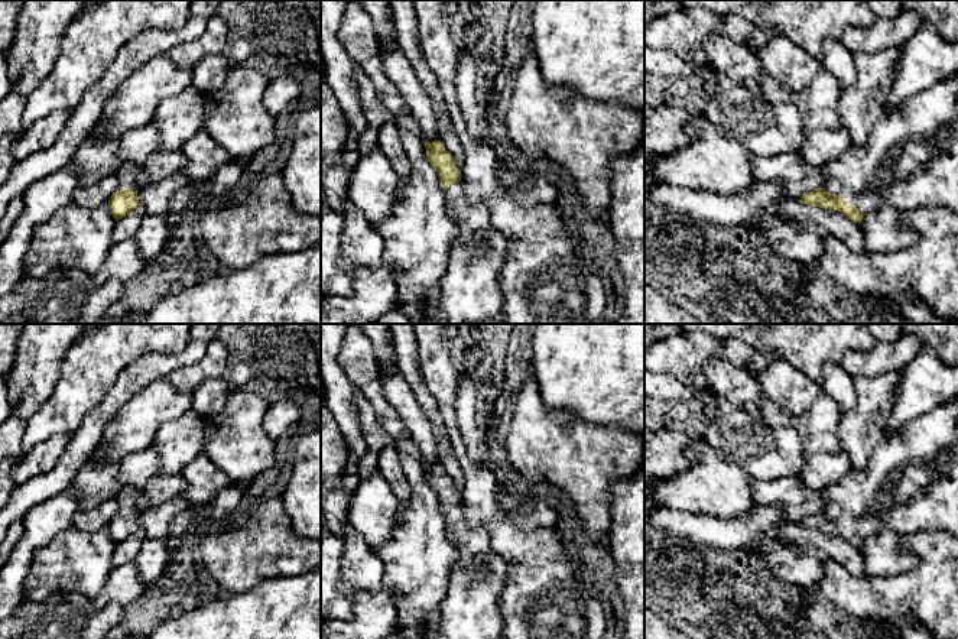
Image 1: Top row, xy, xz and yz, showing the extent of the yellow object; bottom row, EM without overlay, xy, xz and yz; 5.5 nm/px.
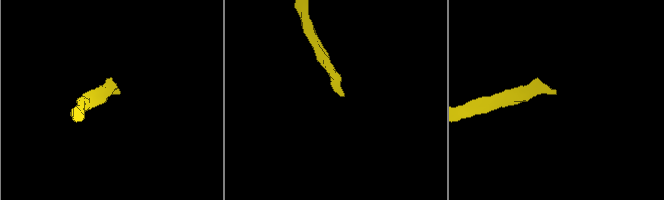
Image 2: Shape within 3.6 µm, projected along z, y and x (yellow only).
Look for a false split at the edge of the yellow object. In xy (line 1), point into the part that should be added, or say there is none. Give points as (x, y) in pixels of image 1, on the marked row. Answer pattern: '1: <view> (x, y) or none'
1: none

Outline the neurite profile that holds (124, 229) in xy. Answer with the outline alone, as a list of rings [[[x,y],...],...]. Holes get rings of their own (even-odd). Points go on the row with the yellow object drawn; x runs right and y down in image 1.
[[[137,205],[124,218],[118,220],[114,226],[111,239],[113,241],[121,241],[134,237],[142,220],[146,217],[143,205]]]

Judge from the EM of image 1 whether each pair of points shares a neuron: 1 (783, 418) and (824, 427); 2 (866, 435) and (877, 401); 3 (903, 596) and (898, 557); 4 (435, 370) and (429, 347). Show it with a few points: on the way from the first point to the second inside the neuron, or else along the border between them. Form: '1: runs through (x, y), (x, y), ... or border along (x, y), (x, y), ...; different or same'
1: runs through (793, 421), (814, 425); same
2: runs through (866, 427), (866, 419), (872, 409); same
3: border along (918, 557), (918, 561), (906, 570), (867, 577); different
4: runs through (435, 365), (435, 353); same

